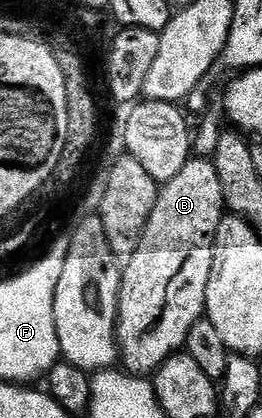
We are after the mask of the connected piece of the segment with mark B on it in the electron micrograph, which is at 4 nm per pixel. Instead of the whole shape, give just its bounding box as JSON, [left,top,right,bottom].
[115,159,224,375]

